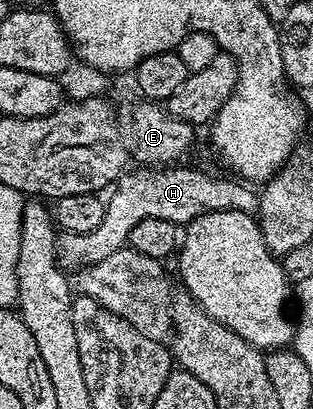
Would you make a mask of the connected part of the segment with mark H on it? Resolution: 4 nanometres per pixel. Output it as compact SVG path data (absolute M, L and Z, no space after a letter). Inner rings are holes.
M141 166L126 171L112 189L113 197L105 200L103 222L90 232L62 231L57 237L57 258L66 269L77 270L86 264L101 262L120 248L126 247L131 230L143 222L143 218L163 218L178 226L190 224L208 212L215 210L239 210L256 213L259 199L248 183L237 178L216 180L197 168L182 166ZM73 268L73 269L72 269Z

